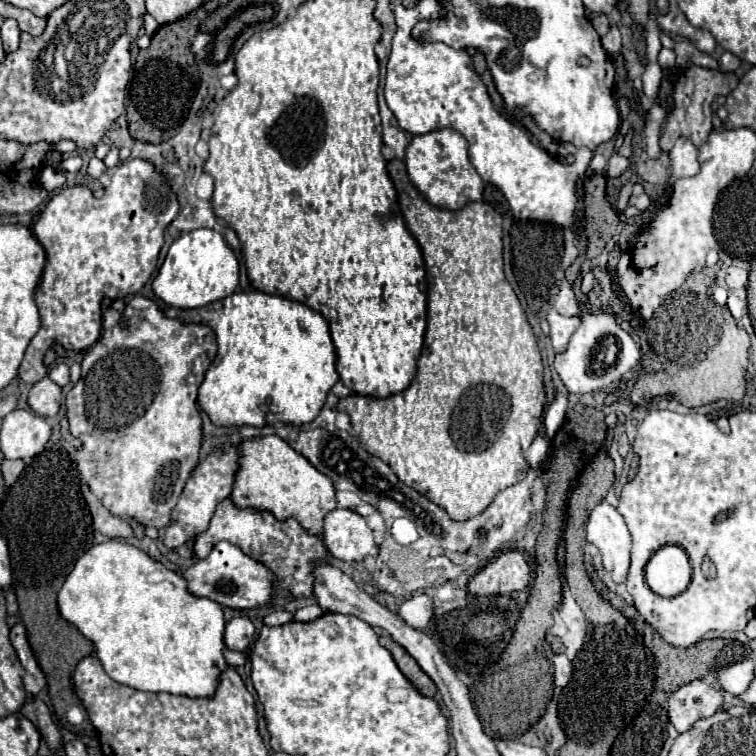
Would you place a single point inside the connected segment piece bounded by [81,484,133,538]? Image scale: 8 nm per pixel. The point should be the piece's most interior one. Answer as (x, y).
(111, 526)

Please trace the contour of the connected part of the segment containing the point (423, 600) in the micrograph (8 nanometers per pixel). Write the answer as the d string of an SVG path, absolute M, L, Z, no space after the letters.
M415 594L413 598L405 600L397 612L407 624L413 624L413 628L425 628L425 632L435 634L431 626L433 618L433 602L427 594Z

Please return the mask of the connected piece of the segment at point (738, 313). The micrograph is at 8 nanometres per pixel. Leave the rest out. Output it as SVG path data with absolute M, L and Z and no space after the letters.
M731 294L731 296L729 296L727 306L729 306L729 312L733 314L733 318L735 318L735 320L739 320L739 318L747 312L747 304L745 304L739 296L735 296L735 294Z

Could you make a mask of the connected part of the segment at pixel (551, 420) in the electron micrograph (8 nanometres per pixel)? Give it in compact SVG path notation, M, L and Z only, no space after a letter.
M557 394L555 402L549 406L549 410L545 412L545 434L549 438L549 452L551 452L551 446L553 446L553 436L557 434L557 430L561 428L563 424L563 418L565 418L565 408L567 408L567 396L565 394Z

